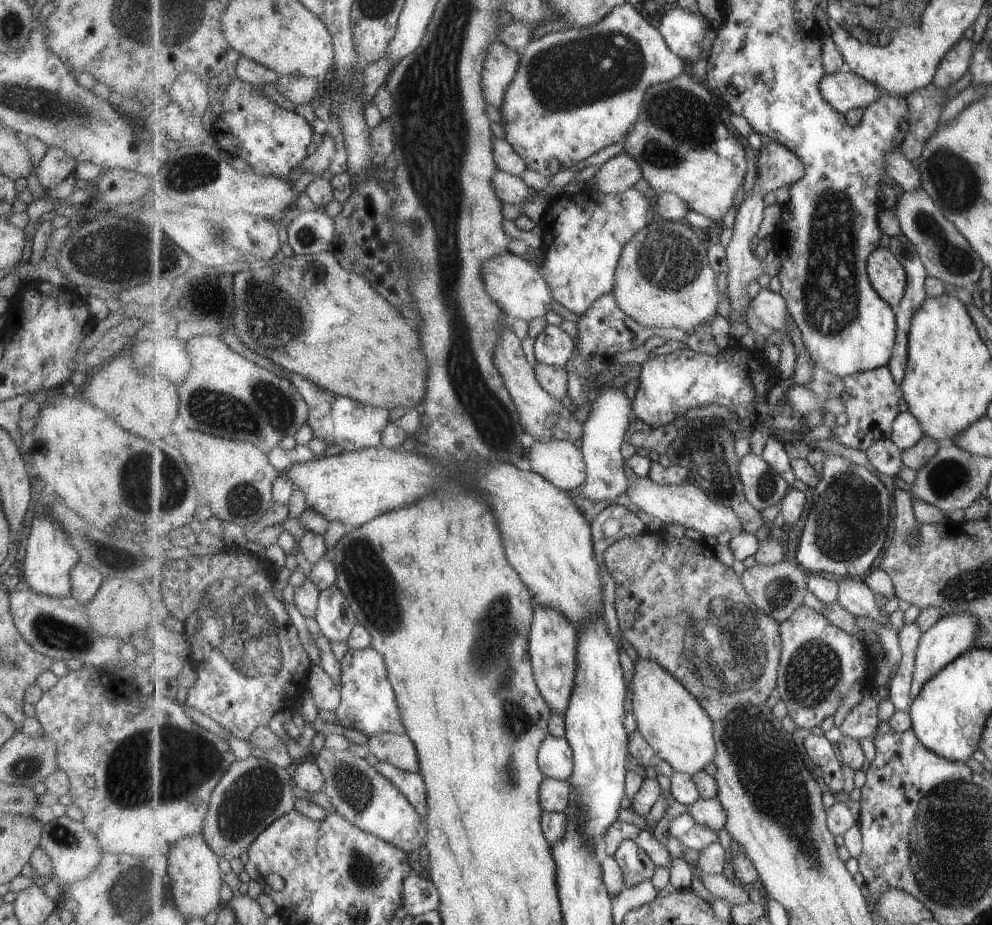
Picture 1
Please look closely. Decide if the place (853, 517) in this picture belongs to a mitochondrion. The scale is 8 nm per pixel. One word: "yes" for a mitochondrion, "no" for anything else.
yes

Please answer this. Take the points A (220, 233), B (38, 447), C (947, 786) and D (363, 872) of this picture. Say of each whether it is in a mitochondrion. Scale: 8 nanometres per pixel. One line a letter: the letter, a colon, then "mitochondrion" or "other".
A: mitochondrion
B: other
C: mitochondrion
D: mitochondrion

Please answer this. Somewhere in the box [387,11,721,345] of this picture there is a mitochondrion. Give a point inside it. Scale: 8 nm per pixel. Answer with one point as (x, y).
(562, 76)

